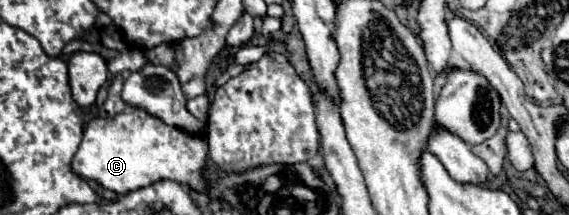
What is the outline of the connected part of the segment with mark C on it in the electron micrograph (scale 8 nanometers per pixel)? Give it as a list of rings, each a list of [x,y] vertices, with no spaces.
[[[133,110],[131,114],[123,112],[113,118],[93,118],[85,126],[83,142],[71,160],[71,170],[117,194],[127,194],[165,178],[205,194],[207,188],[201,174],[205,162],[207,140],[203,136],[191,136],[175,126],[167,126],[145,110]]]

